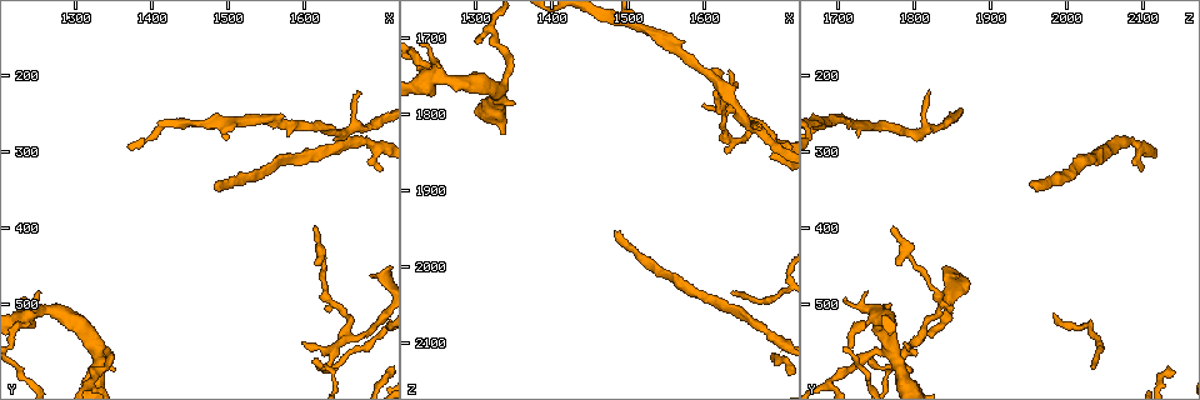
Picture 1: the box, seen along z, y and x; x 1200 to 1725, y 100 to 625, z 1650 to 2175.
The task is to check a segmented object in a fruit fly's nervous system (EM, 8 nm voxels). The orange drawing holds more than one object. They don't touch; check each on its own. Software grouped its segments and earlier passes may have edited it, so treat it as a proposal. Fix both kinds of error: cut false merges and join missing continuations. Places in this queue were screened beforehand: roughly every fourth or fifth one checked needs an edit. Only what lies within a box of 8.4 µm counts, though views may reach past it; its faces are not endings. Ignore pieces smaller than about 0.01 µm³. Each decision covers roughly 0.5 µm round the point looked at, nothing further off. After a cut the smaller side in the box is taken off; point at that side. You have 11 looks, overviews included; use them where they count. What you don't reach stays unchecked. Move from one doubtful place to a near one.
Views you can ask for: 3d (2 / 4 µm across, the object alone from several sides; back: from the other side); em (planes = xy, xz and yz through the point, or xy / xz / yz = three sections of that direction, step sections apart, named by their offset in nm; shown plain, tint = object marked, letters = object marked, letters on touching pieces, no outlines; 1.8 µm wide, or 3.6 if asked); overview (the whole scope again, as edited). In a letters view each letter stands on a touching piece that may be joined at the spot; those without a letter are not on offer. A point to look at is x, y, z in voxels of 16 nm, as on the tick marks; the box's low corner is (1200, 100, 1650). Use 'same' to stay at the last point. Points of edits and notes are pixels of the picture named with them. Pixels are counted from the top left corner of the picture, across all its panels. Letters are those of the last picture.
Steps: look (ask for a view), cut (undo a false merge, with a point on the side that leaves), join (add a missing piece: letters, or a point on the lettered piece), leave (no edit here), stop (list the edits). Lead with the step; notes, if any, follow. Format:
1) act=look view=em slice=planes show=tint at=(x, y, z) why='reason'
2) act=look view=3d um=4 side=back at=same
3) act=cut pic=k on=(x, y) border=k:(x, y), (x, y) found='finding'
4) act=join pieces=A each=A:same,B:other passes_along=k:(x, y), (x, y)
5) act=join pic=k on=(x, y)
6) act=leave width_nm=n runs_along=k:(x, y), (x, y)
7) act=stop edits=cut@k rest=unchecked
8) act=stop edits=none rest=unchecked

act=look view=em slice=planes show=tint at=(1690, 460, 1860) why='tapers out'

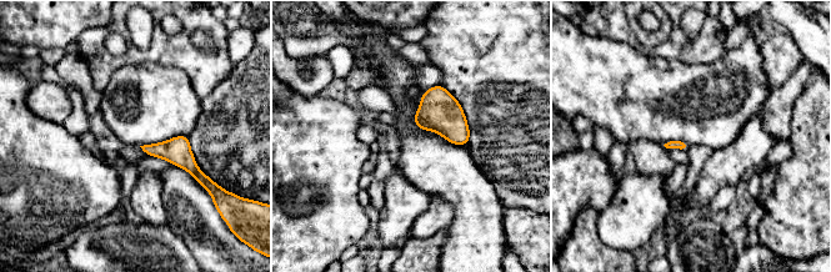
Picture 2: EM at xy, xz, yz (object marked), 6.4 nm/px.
act=look view=em slice=planes show=letters at=same why='see the neighbours'

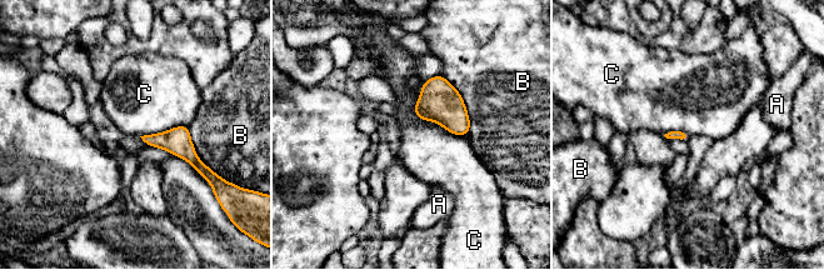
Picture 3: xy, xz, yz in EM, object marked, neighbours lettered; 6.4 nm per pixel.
act=leave each=A:other,B:other,C:other found='none of them fits'

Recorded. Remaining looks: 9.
act=look view=em um=3.6 slice=xy step=8 show=tint at=(1610, 395, 1775) why='thin end'

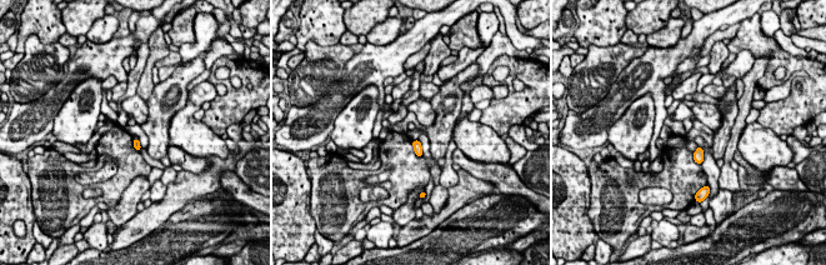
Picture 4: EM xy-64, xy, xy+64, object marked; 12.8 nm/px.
act=look view=em um=3.6 slice=planes show=letters at=same

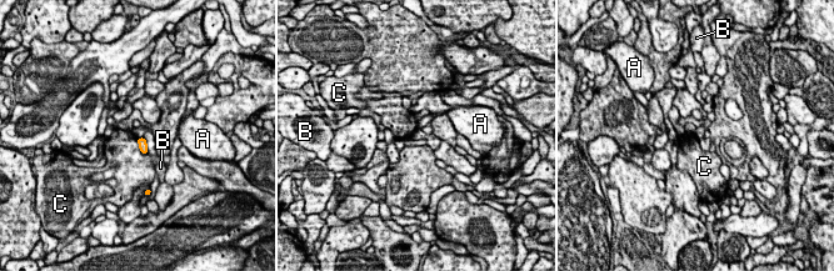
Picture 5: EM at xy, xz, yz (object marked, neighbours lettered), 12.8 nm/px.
act=leave each=A:other,B:other,C:other border=5:(136, 139), (138, 147), (145, 155) found='none of them fits'

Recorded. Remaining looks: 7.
act=look view=em slice=yz step=16 show=letters at=(1490, 340, 1955) why='an open end'

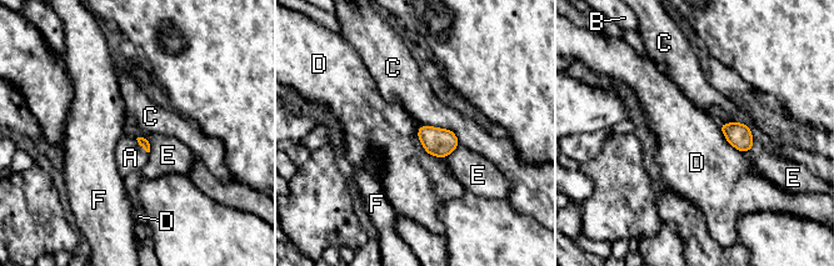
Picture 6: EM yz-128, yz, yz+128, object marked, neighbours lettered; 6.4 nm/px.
act=look view=em slice=planes show=letters at=same why='another direction'

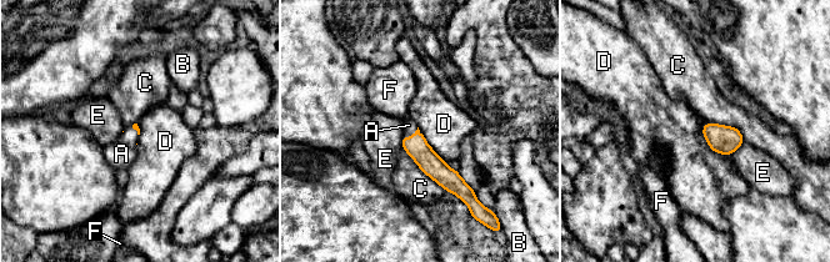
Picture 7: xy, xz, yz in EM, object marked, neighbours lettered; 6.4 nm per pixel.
act=join pieces=A each=A:same,B:other,C:other,D:other,E:other,F:other passes_along=7:(428, 160), (411, 136), (409, 125) found='it goes on there'

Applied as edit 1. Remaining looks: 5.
act=look view=overview why='see it whole again'

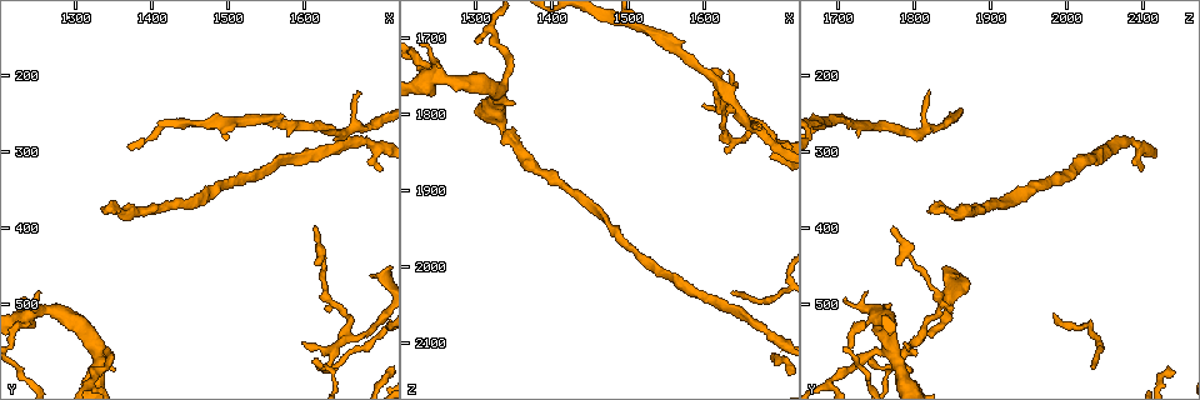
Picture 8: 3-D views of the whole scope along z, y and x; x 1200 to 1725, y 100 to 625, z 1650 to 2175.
act=look view=em slice=yz step=8 show=tint at=(1235, 510, 1755) why='sudden change in width'

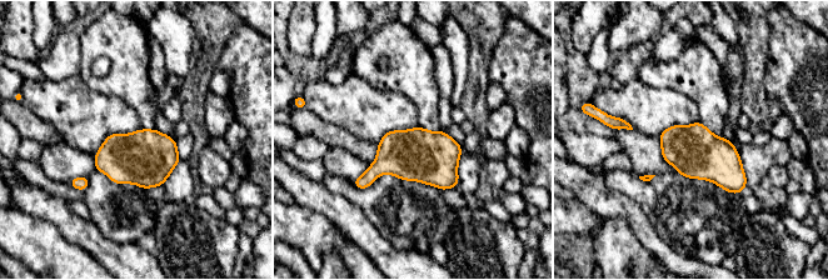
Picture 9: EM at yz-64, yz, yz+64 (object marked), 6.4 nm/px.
act=look view=em slice=planes show=letters at=same

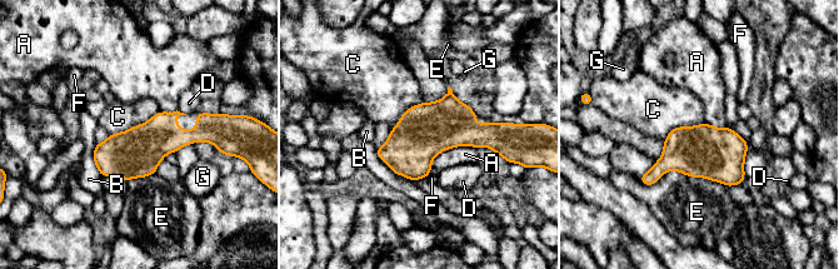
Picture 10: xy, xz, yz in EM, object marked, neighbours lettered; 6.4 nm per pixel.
act=leave each=A:other,B:other,C:other,D:other,E:other,F:other,G:other found='one neuron here'

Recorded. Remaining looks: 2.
act=stop edits=join@7 rest=unchecked

